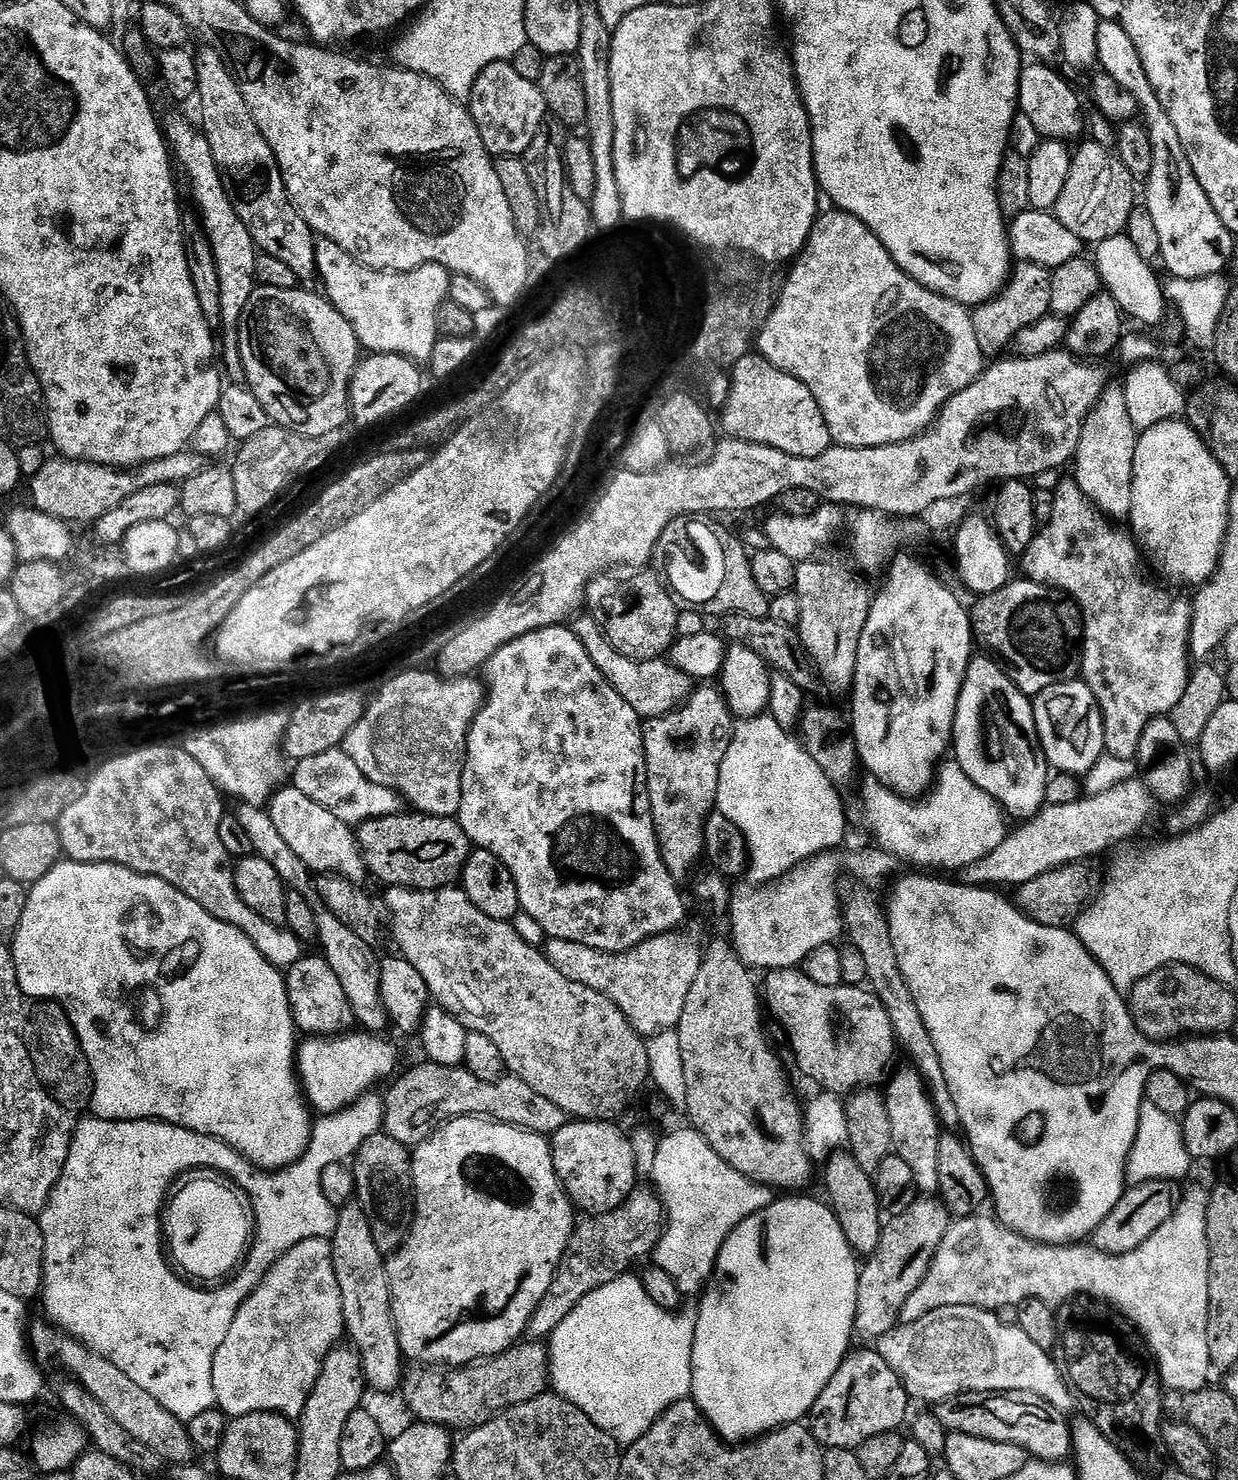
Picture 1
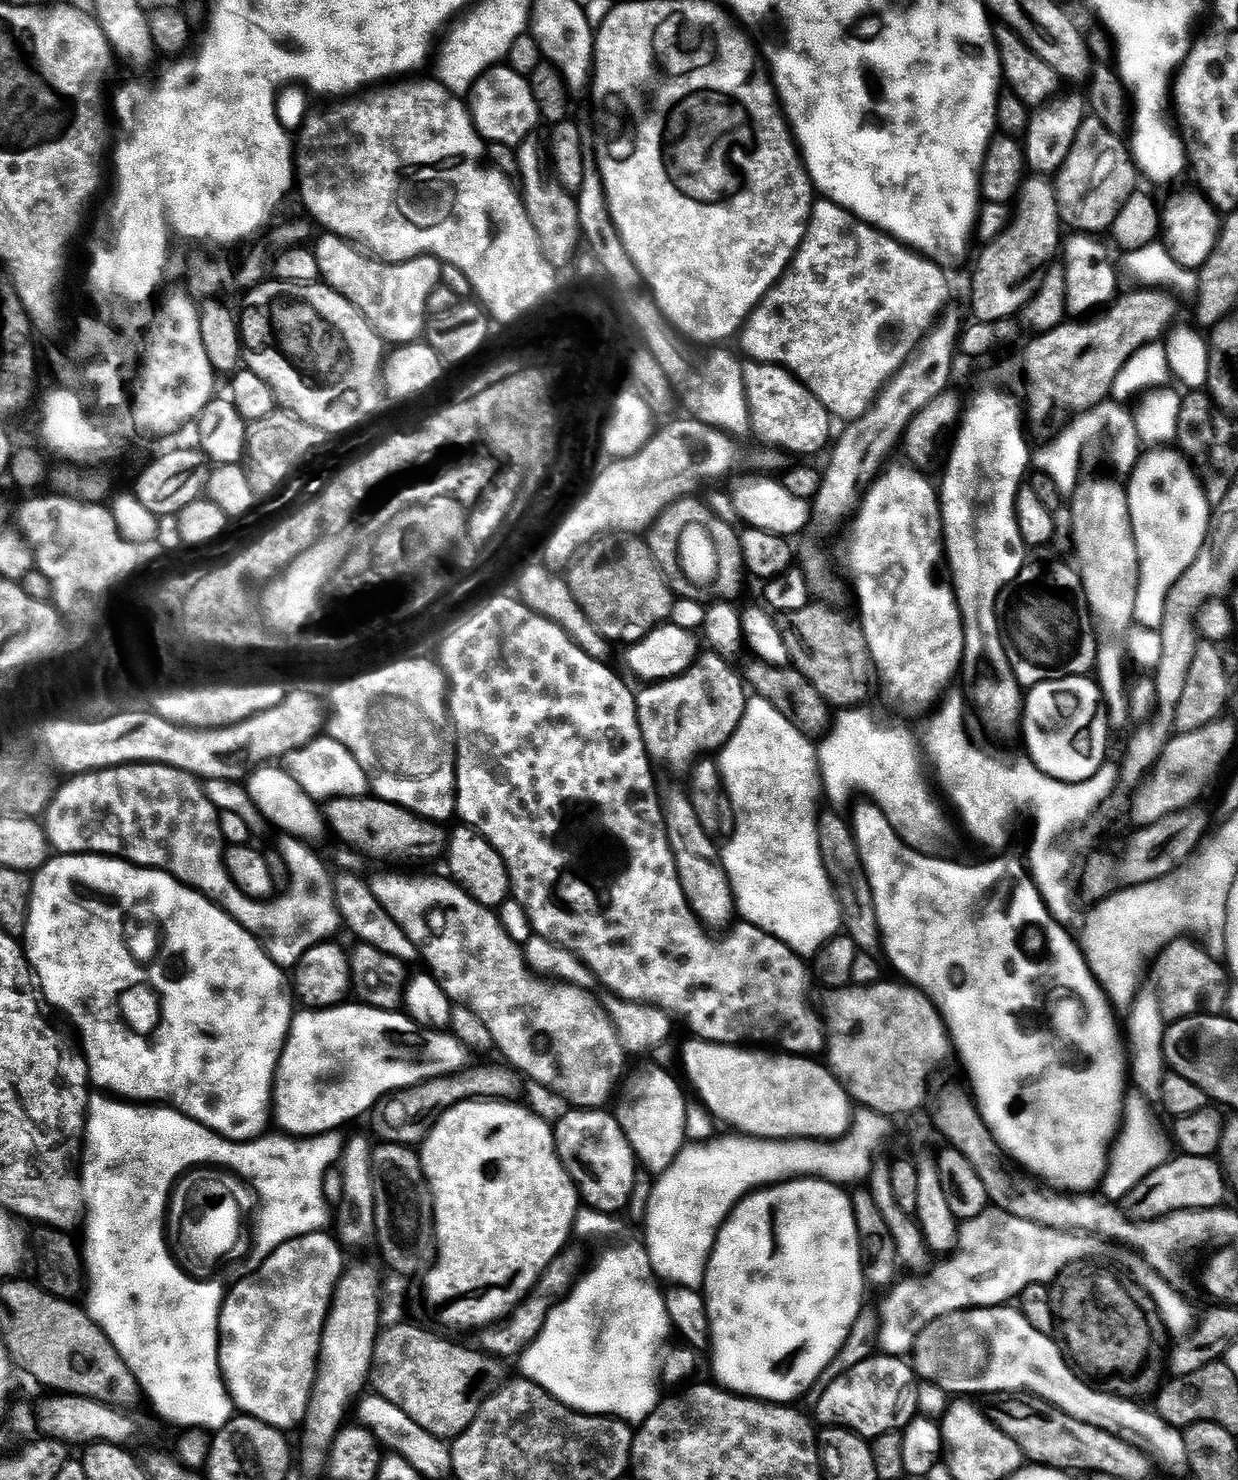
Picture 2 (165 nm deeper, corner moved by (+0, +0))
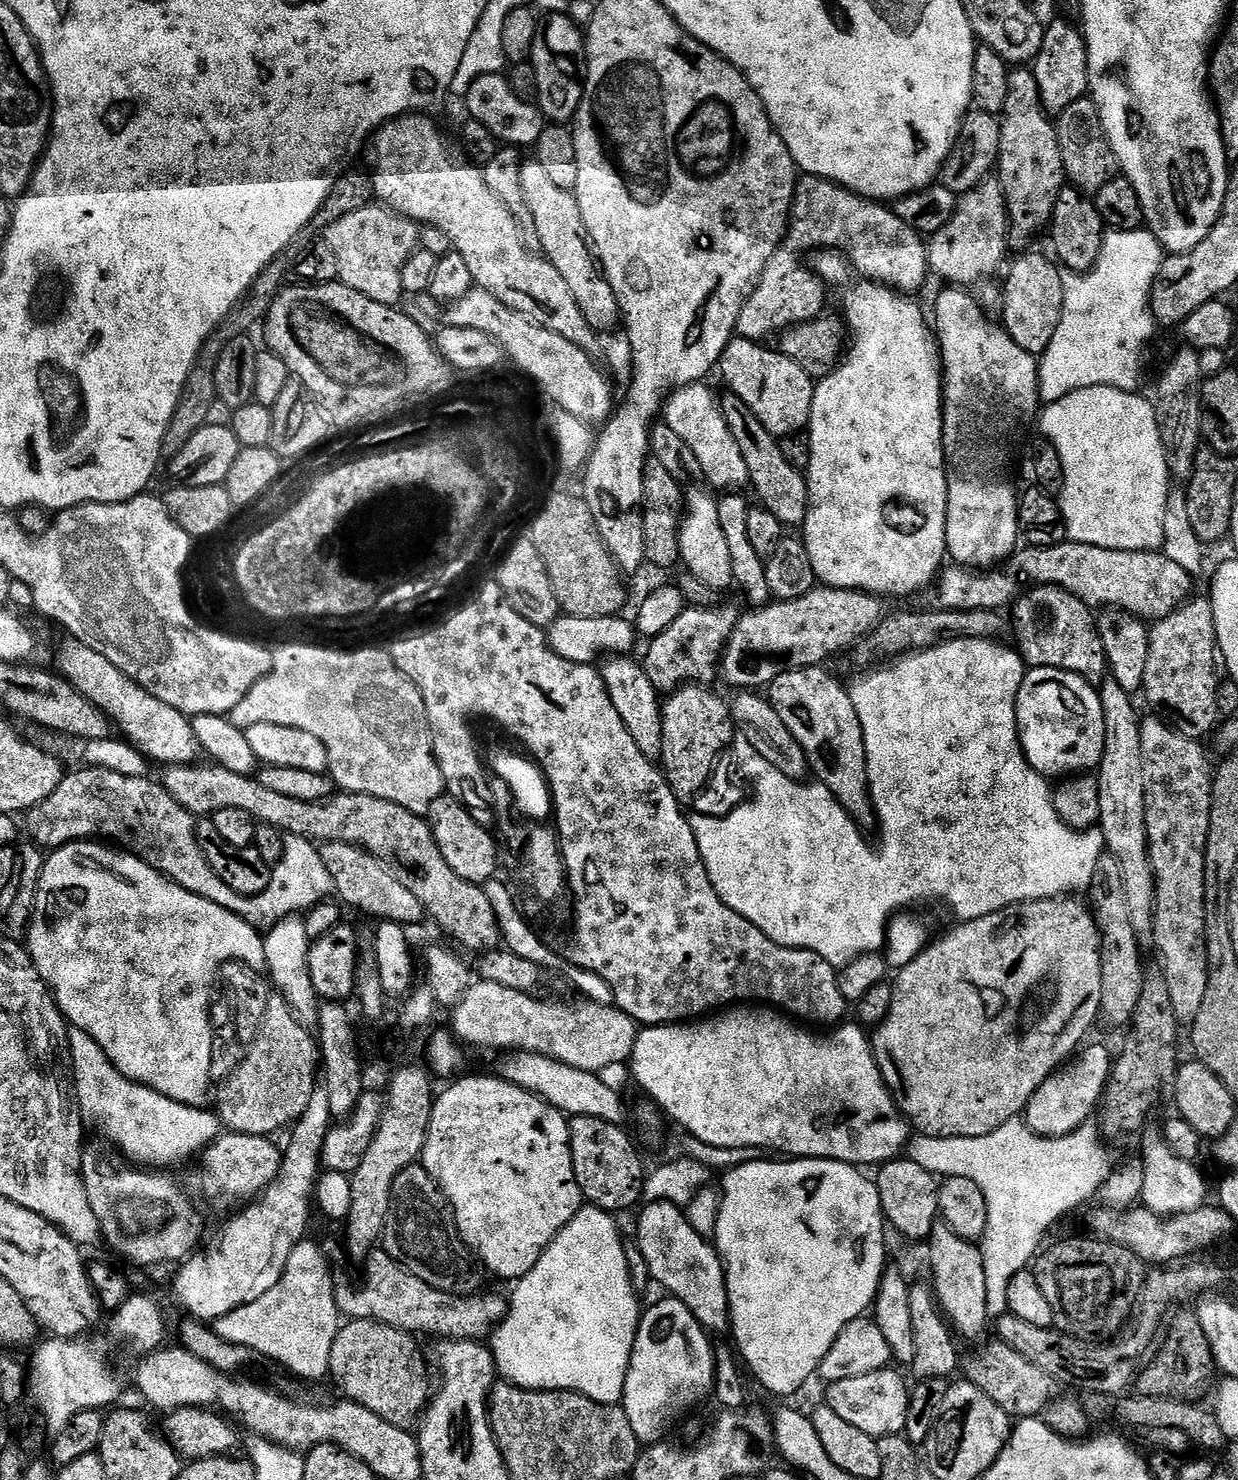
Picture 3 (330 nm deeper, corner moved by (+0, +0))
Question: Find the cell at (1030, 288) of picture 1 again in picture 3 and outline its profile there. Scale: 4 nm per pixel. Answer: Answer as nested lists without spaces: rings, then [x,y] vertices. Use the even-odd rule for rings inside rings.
[[[1024,66],[1013,67],[1010,71],[1010,95],[1006,98],[1006,106],[1000,120],[1002,146],[1000,147],[1000,163],[998,165],[998,182],[1004,189],[1004,197],[1008,206],[1008,238],[1011,247],[1024,250],[1040,231],[1047,229],[1052,223],[1054,206],[1058,202],[1058,194],[1066,187],[1066,177],[1062,166],[1062,146],[1056,133],[1053,117],[1046,109],[1040,97],[1035,71]]]

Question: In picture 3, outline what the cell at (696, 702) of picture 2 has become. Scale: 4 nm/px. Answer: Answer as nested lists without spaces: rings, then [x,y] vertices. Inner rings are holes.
[[[688,606],[668,629],[651,637],[648,653],[642,656],[646,678],[654,682],[656,691],[671,694],[689,682],[712,682],[717,679],[718,665],[732,627],[736,625],[737,613],[721,606]]]

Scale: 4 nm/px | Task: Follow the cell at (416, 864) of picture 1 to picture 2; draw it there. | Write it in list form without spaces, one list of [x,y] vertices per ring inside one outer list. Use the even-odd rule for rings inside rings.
[[[372,794],[350,798],[337,796],[323,805],[322,815],[341,845],[355,848],[370,858],[394,856],[408,860],[432,860],[435,856],[443,857],[446,852],[446,832],[440,829],[443,827],[439,823],[423,820],[397,804],[376,799]]]

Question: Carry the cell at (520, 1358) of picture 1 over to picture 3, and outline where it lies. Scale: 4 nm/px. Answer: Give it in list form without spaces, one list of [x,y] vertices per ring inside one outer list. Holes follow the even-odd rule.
[[[348,1320],[334,1338],[334,1350],[330,1350],[328,1376],[340,1387],[339,1395],[378,1414],[378,1418],[394,1426],[411,1429],[423,1417],[434,1392],[433,1381],[432,1384],[428,1381],[424,1356],[412,1340],[415,1339],[409,1333],[401,1332],[399,1328],[392,1328],[388,1324],[379,1324],[376,1320]]]

